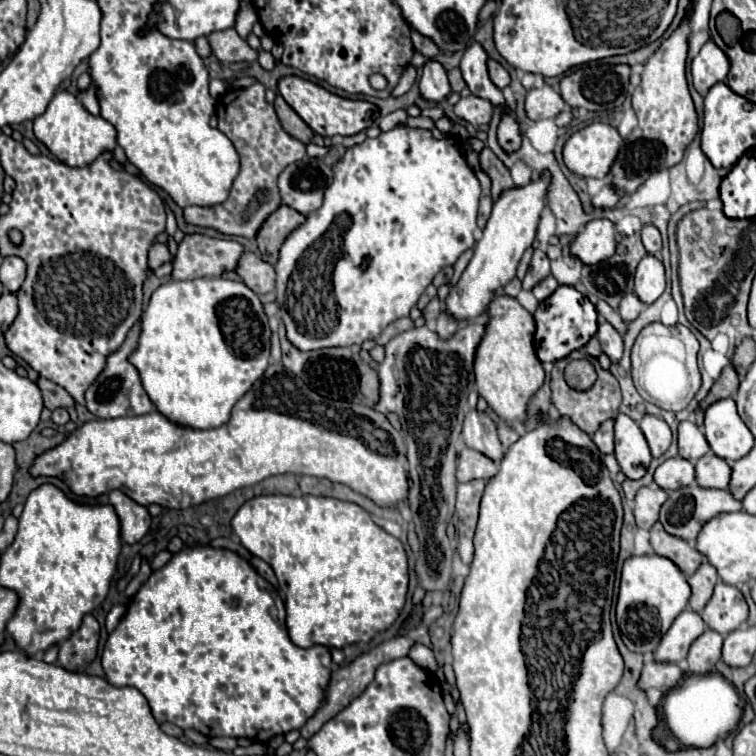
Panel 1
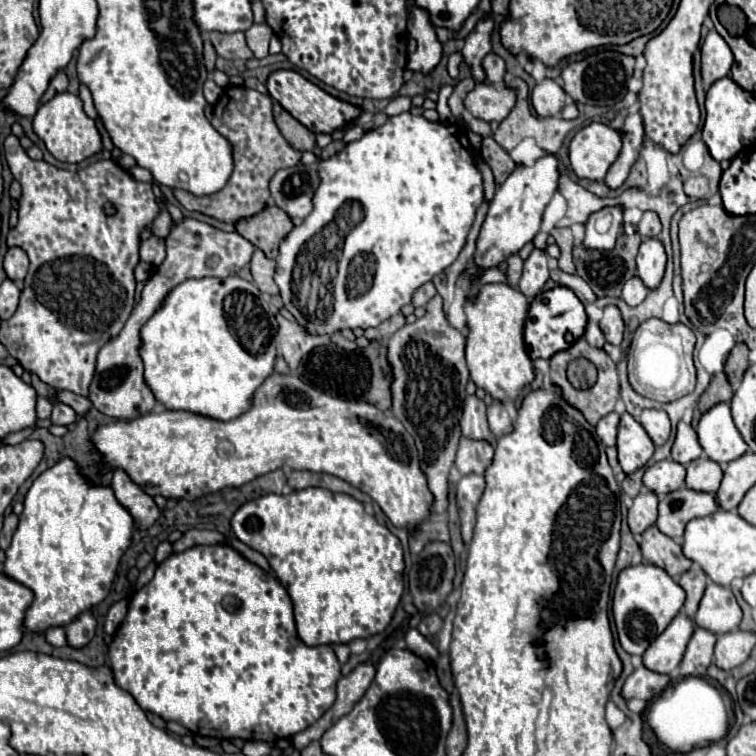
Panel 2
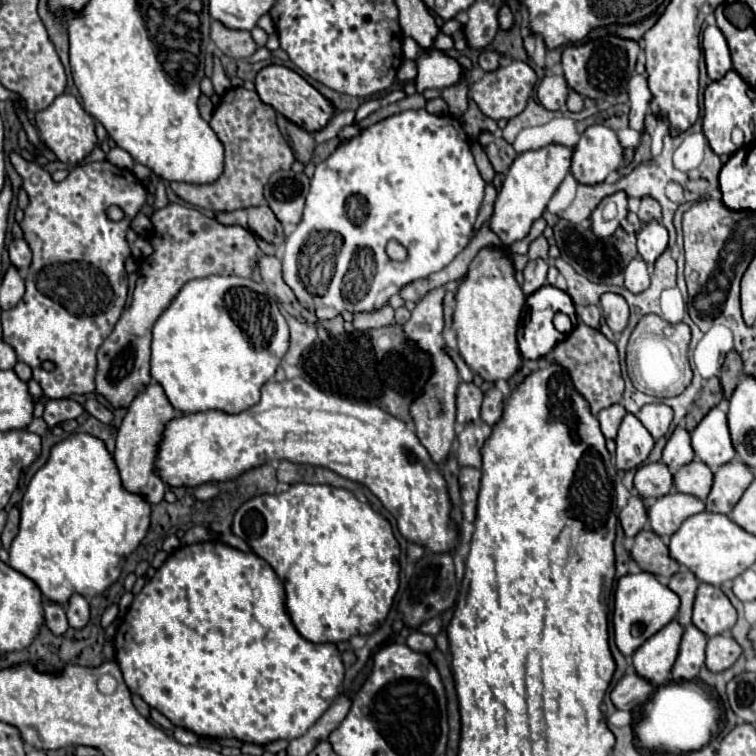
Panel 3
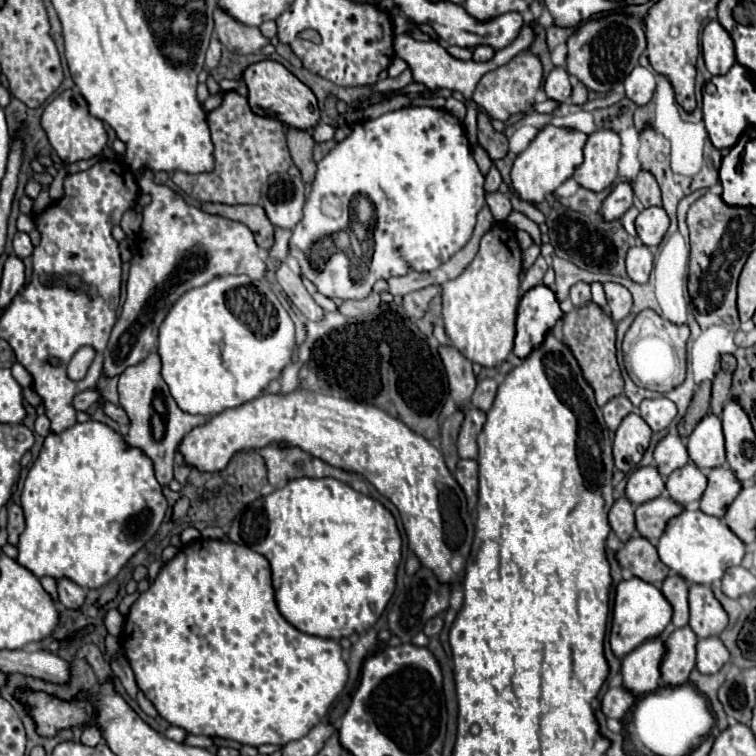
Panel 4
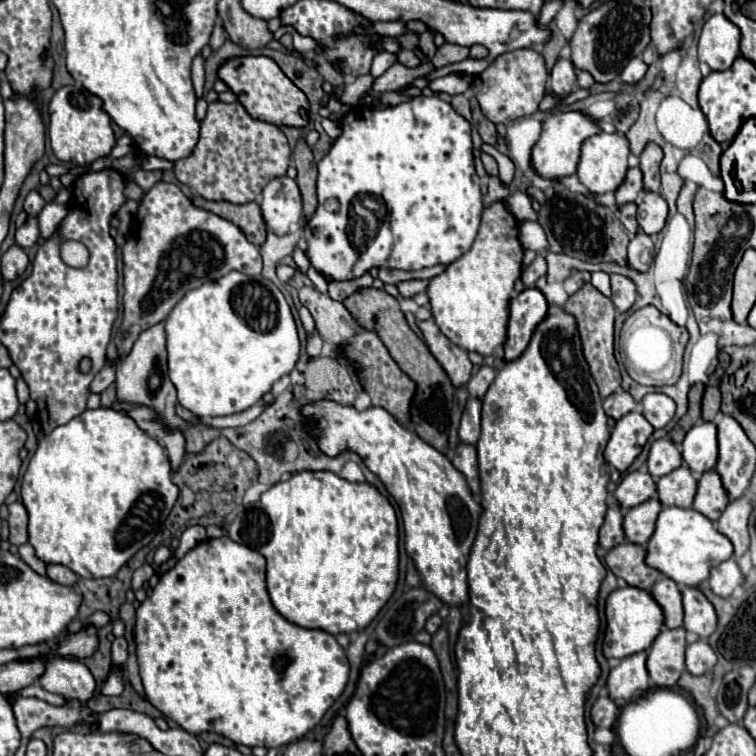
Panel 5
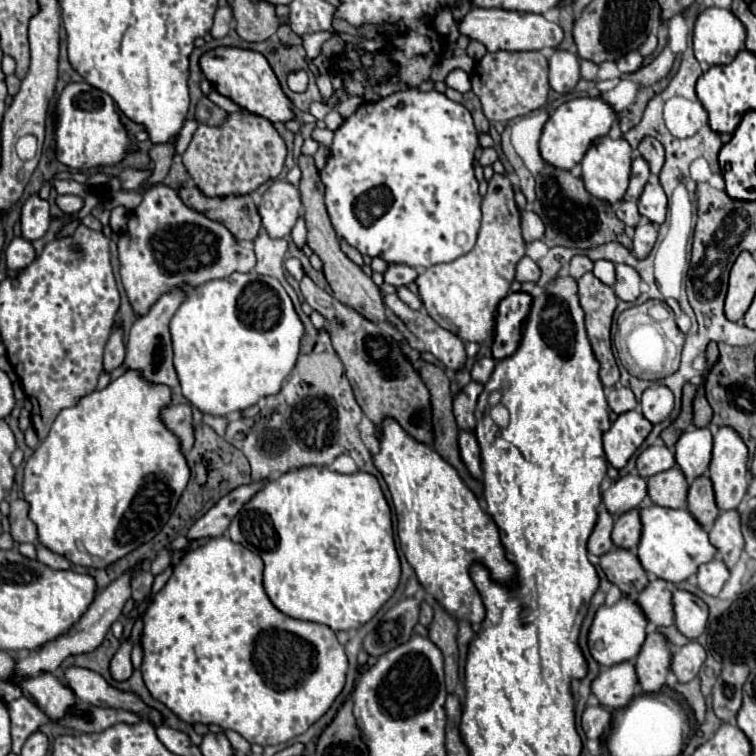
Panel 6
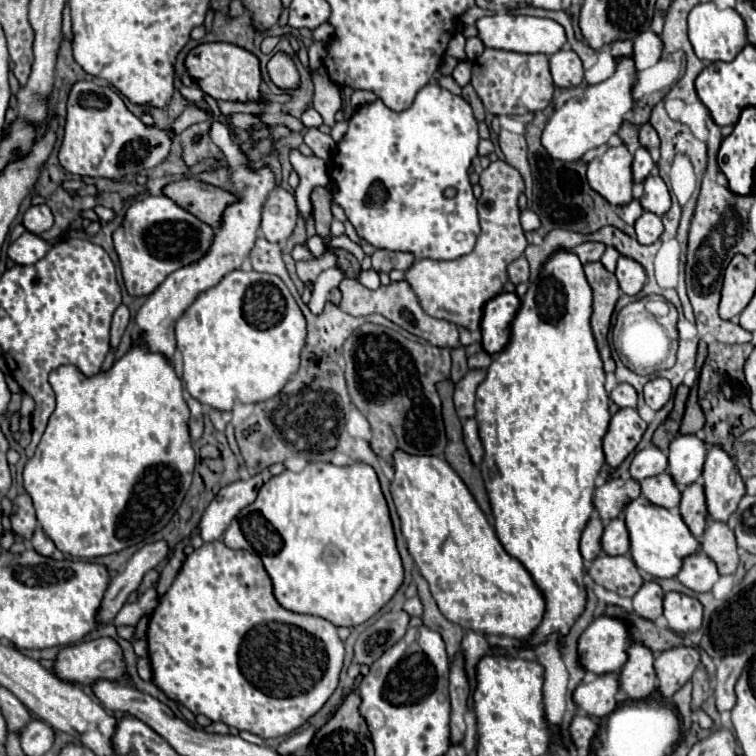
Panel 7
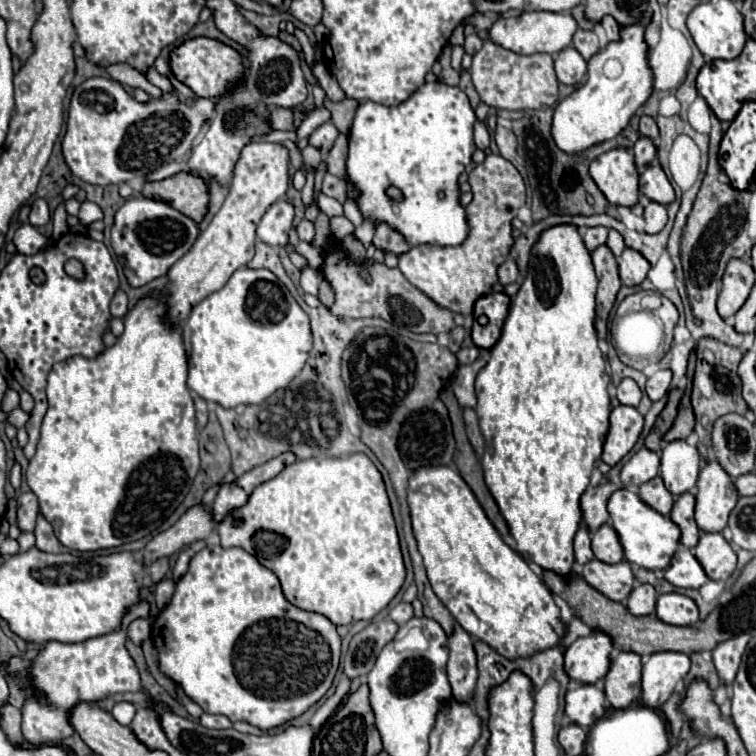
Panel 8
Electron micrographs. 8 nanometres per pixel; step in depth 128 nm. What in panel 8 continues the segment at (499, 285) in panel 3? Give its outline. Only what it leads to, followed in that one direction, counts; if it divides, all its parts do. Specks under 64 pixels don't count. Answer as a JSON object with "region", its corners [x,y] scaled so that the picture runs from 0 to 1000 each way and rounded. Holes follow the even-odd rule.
{"region":[[[656,204],[643,206],[643,212],[622,228],[622,246],[627,254],[627,265],[616,272],[622,312],[611,325],[550,325],[526,339],[526,354],[542,376],[558,384],[579,405],[614,418],[624,415],[627,399],[651,386],[651,378],[659,373],[659,352],[675,339],[680,325],[677,291],[696,265],[696,246],[688,228],[677,220],[677,214]]]}

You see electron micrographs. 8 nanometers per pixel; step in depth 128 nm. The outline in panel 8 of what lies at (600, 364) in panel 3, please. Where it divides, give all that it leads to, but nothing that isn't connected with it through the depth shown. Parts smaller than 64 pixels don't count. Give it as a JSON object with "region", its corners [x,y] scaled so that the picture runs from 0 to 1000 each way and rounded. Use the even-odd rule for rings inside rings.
{"region":[[[794,325],[783,333],[783,349],[791,365],[791,389],[788,389],[788,439],[794,450],[802,450],[802,426],[804,415],[815,399],[815,389],[823,378],[817,365],[817,349],[804,325]]]}

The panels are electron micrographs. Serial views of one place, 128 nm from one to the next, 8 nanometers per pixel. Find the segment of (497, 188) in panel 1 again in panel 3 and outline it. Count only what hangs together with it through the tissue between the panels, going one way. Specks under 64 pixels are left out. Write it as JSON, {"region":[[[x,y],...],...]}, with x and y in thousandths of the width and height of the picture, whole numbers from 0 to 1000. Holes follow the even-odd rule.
{"region":[[[638,175],[632,185],[635,185],[635,193],[643,198],[646,212],[659,230],[669,228],[675,222],[675,217],[680,214],[680,209],[685,206],[667,183],[656,183],[648,175]]]}

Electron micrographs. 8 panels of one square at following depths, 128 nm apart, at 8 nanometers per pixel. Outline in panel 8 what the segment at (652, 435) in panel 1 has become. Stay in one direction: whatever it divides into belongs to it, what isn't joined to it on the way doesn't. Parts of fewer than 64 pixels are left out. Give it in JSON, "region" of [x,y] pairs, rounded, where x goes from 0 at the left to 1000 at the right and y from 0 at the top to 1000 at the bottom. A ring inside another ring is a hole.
{"region":[[[873,487],[862,500],[857,500],[854,505],[854,521],[862,532],[873,529],[876,524],[884,521],[886,516],[886,503],[889,503],[889,492],[884,487]]]}

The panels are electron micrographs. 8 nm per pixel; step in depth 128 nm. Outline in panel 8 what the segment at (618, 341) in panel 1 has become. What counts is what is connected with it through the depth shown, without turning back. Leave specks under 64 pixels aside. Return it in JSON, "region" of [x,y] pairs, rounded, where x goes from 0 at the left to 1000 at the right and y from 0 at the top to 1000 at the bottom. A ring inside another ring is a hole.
{"region":[[[825,328],[823,339],[817,341],[817,354],[820,354],[820,370],[825,378],[844,378],[854,368],[860,349],[841,331]]]}

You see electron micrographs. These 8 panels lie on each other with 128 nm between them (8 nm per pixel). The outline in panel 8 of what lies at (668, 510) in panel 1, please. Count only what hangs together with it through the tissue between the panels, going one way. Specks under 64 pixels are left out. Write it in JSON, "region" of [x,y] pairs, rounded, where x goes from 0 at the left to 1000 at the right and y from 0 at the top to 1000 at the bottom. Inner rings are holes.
{"region":[[[807,693],[794,696],[783,706],[783,728],[786,728],[786,735],[802,746],[815,746],[815,743],[823,743],[825,738],[820,712]]]}

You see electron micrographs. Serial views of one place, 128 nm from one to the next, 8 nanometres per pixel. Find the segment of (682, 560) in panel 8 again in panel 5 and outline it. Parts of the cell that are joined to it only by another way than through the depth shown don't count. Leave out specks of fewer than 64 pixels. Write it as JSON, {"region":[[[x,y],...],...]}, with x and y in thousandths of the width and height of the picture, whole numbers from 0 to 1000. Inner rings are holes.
{"region":[[[960,741],[947,751],[942,751],[939,757],[939,775],[942,775],[942,783],[950,788],[966,788],[971,778],[981,775],[984,770],[987,765],[971,741]]]}

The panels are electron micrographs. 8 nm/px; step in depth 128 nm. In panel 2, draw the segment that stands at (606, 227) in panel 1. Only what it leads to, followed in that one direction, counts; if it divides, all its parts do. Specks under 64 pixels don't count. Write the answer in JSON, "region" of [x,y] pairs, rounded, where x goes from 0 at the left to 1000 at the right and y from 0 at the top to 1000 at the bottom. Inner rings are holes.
{"region":[[[799,275],[794,280],[786,280],[778,294],[775,294],[775,312],[772,312],[772,325],[780,331],[810,331],[817,315],[817,304],[823,299],[823,278],[820,275]],[[807,283],[810,286],[810,296],[802,307],[791,307],[788,304],[788,291]]]}

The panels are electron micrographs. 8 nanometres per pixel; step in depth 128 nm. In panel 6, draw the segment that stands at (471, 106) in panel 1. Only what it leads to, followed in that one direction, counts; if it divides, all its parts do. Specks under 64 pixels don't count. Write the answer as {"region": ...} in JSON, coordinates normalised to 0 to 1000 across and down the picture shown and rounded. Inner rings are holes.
{"region":[[[646,69],[622,98],[624,122],[635,130],[648,161],[672,161],[720,140],[725,130],[725,79],[714,69]]]}

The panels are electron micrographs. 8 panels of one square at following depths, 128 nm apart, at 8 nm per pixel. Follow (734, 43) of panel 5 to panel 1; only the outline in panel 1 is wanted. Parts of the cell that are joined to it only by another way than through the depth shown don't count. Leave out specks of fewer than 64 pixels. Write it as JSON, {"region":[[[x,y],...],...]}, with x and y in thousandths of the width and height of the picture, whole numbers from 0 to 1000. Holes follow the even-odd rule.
{"region":[[[937,53],[926,71],[915,79],[915,111],[918,116],[934,127],[937,119],[947,111],[947,108],[958,108],[960,98],[963,98],[963,77],[960,71],[942,56]]]}

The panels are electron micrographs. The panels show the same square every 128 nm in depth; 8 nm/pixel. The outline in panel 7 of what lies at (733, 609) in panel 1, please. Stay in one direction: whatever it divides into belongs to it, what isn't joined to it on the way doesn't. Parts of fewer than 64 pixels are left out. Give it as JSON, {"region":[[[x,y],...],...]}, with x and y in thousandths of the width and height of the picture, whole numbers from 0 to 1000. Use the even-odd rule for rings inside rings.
{"region":[[[884,783],[878,788],[878,817],[886,833],[907,839],[929,828],[929,799],[907,786]]]}

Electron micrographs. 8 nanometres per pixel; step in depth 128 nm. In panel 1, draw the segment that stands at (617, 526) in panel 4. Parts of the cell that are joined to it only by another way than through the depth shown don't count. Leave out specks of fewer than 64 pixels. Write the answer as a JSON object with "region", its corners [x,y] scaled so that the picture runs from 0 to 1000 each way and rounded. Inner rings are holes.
{"region":[[[852,643],[844,648],[841,669],[839,669],[839,685],[844,698],[860,701],[865,696],[881,659],[884,659],[884,651],[876,648],[873,643]]]}

